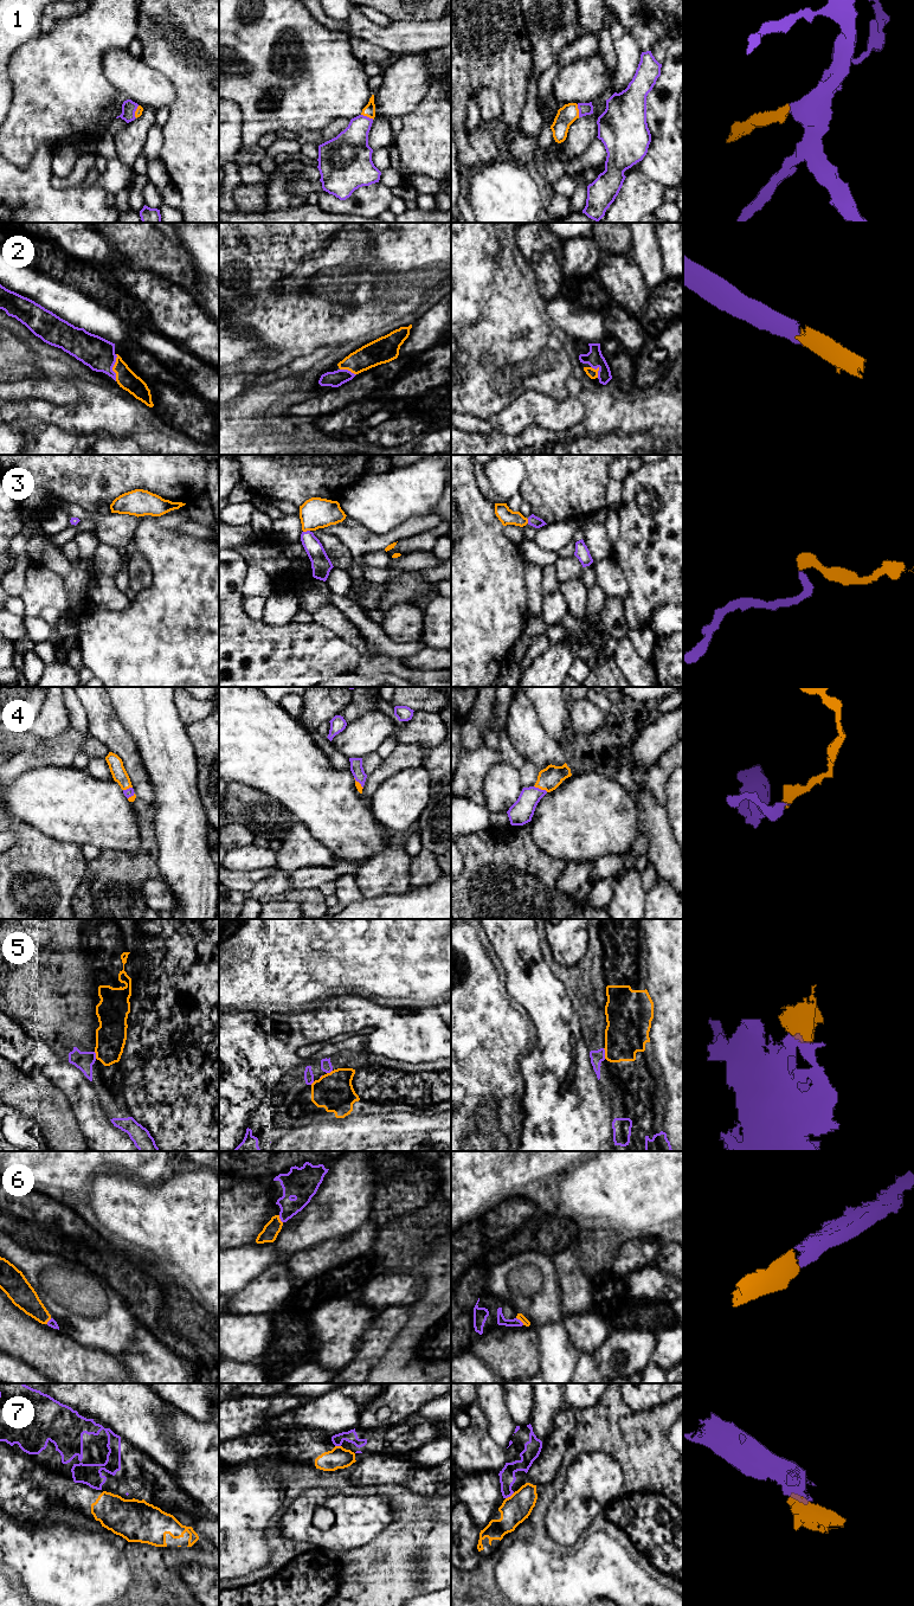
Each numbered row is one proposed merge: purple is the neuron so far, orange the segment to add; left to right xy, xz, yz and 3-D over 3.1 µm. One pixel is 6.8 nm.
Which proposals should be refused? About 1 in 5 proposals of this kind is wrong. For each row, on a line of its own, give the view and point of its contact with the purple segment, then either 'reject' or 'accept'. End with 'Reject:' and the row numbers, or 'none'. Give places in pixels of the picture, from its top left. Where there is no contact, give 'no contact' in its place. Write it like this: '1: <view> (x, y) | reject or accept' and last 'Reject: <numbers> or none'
1: yz (579, 110) | accept
2: xy (113, 366) | accept
3: xz (307, 531) | accept
4: yz (540, 789) | accept
5: yz (604, 1053) | accept
6: yz (520, 1321) | accept
7: yz (509, 1496) | reject
Reject: 7

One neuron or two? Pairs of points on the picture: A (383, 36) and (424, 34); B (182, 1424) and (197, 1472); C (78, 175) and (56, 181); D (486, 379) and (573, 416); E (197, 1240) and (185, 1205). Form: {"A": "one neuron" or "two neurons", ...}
{"A": "one neuron", "B": "one neuron", "C": "one neuron", "D": "two neurons", "E": "one neuron"}

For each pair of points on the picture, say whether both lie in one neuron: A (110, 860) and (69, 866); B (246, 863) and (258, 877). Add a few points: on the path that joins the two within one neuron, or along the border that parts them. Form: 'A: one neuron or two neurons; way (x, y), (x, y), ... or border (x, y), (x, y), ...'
A: two neurons; border (88, 862), (85, 874), (76, 890)
B: two neurons; border (276, 866), (248, 872), (231, 872)

